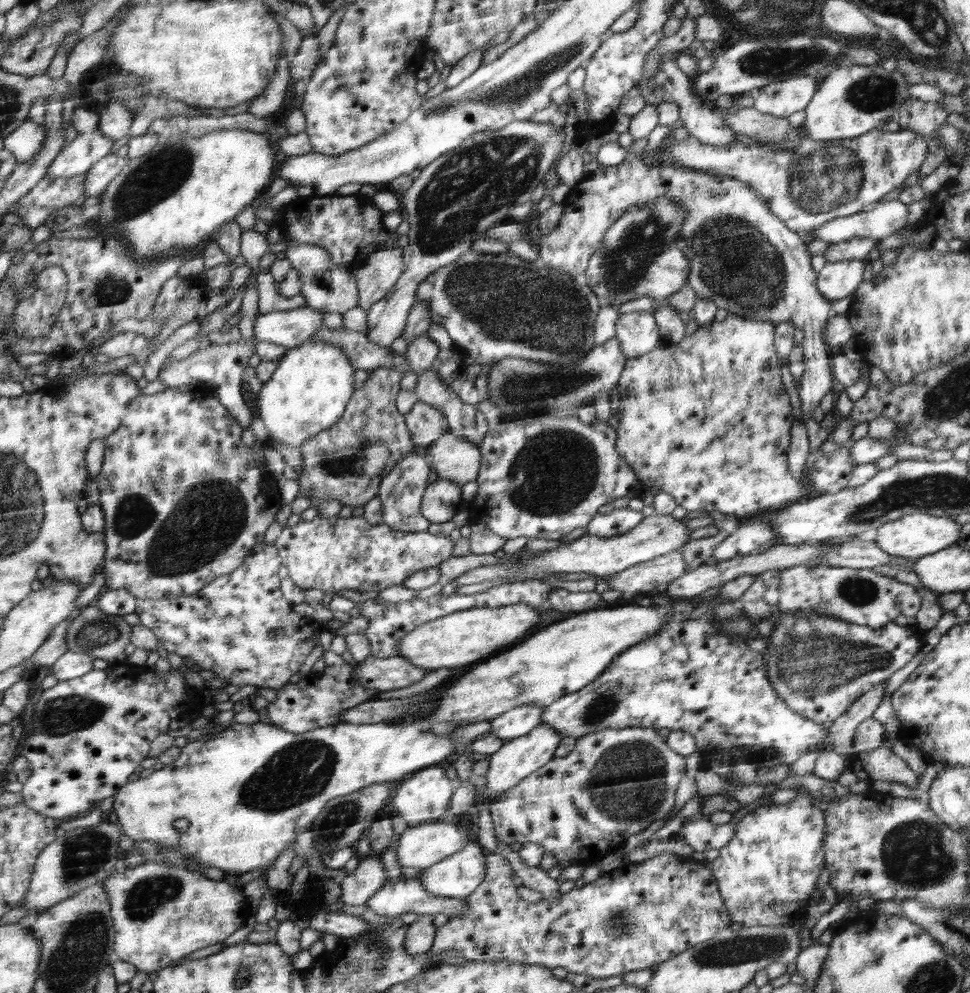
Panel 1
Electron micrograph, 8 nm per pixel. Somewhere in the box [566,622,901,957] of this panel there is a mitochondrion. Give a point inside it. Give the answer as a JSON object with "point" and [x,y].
{"point":[810,668]}

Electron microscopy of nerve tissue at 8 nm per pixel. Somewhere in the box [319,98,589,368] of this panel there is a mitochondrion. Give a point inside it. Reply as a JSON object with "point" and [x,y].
{"point":[471,185]}

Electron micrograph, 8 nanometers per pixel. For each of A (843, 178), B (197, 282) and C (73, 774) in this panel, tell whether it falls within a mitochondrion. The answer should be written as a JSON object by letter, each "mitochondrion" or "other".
{"A":"mitochondrion","B":"other","C":"other"}

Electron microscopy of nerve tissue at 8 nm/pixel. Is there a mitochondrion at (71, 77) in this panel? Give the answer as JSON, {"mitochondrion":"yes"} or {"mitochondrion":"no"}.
{"mitochondrion":"no"}

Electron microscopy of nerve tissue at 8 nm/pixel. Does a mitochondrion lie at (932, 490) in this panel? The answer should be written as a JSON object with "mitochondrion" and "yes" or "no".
{"mitochondrion":"yes"}

